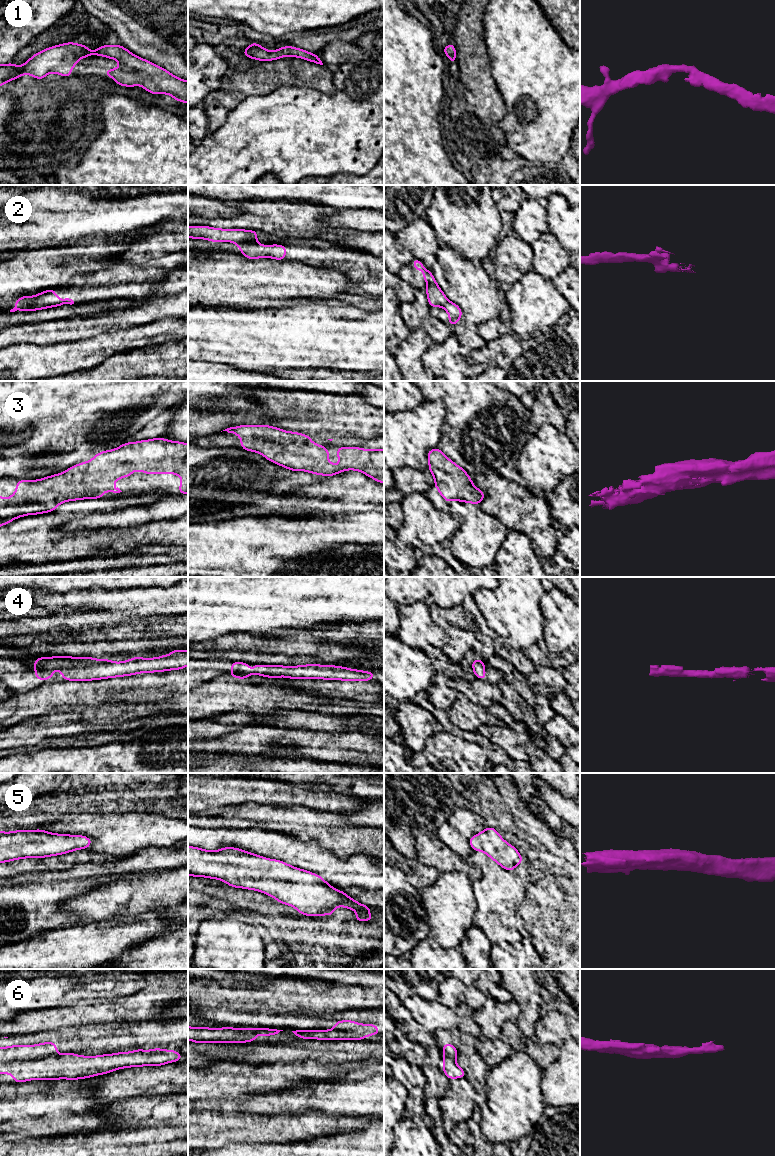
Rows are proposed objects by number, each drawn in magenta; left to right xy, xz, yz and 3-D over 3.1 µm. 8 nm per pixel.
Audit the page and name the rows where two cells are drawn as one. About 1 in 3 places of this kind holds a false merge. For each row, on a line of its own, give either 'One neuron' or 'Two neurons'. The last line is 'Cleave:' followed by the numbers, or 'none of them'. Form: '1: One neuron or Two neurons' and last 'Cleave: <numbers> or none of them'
1: One neuron
2: Two neurons
3: One neuron
4: One neuron
5: One neuron
6: Two neurons
Cleave: 2, 6

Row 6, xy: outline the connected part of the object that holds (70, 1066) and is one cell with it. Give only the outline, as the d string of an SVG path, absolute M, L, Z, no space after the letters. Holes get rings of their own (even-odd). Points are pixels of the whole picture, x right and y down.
M161 1048L148 1051L137 1049L98 1056L66 1053L40 1059L3 1062L0 1063L0 1074L13 1074L12 1080L16 1083L34 1079L76 1080L129 1067L162 1066L169 1062L178 1062L183 1057L173 1049Z

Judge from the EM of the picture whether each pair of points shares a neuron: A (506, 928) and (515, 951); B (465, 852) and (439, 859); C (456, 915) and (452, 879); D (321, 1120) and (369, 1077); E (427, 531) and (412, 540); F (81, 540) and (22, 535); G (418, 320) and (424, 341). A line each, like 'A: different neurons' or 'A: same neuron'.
A: different neurons
B: different neurons
C: same neuron
D: different neurons
E: same neuron
F: same neuron
G: different neurons

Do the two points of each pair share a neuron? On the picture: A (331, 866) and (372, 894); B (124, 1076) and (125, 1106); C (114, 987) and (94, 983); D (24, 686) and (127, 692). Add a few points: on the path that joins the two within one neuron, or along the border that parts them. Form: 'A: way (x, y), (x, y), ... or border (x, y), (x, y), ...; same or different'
A: way (348, 861), (364, 860), (370, 866), (371, 877); same
B: border (149, 1097), (122, 1097), (109, 1104); different
C: way (109, 985), (99, 985); same
D: border (43, 682), (26, 692), (13, 693); different

